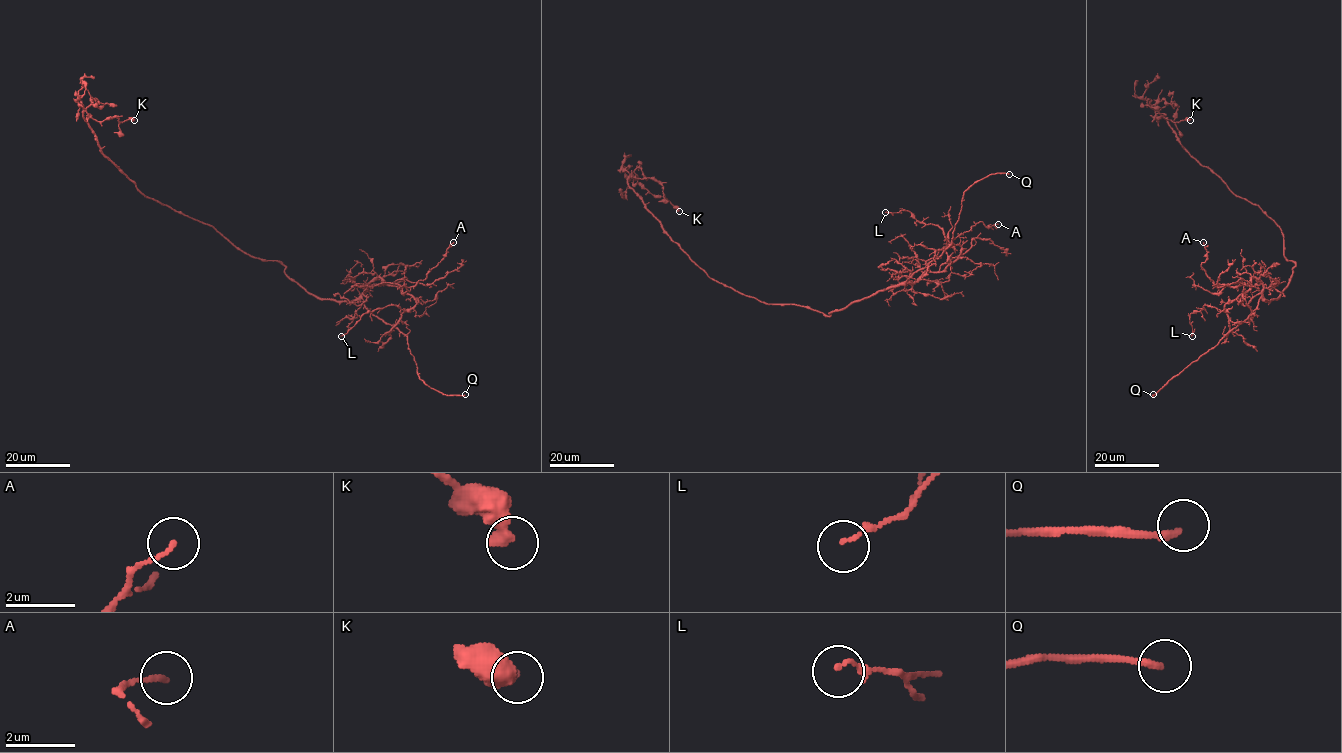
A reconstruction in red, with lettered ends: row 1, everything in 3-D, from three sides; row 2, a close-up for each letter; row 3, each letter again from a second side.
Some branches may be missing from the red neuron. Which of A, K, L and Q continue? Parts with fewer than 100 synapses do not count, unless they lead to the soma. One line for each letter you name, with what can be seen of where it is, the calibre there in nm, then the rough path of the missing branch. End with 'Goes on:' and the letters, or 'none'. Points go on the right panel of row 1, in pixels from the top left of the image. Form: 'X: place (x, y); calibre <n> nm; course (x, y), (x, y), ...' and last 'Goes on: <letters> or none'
Q: place (1153, 394); calibre 200 nm
Goes on: Q

